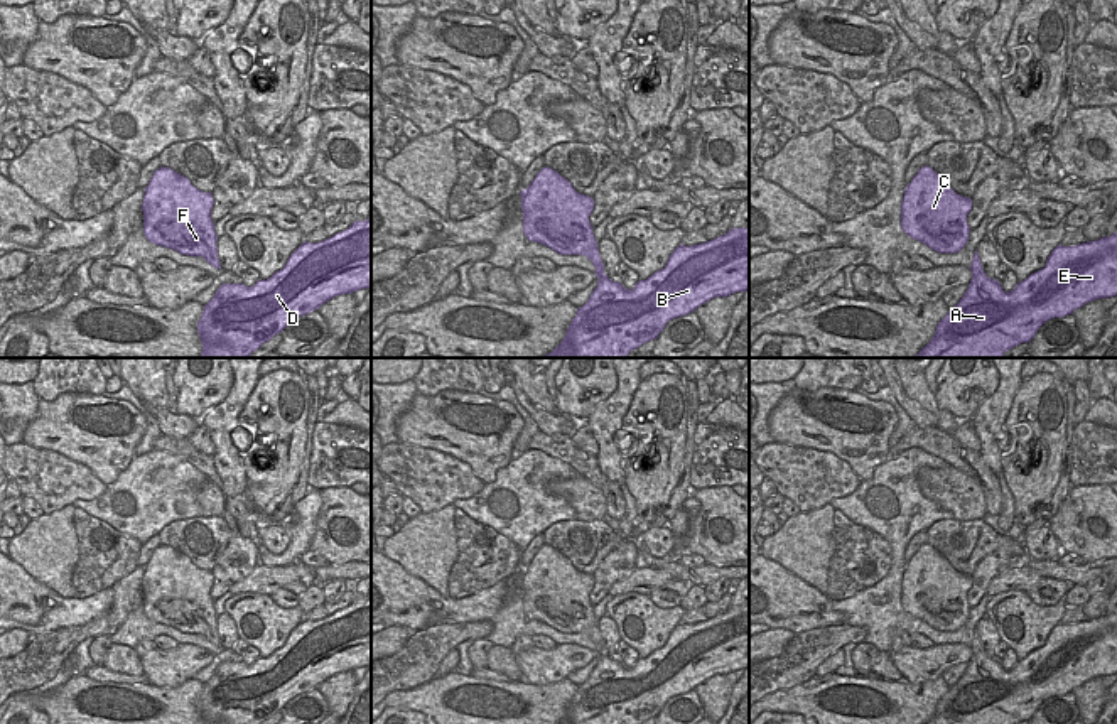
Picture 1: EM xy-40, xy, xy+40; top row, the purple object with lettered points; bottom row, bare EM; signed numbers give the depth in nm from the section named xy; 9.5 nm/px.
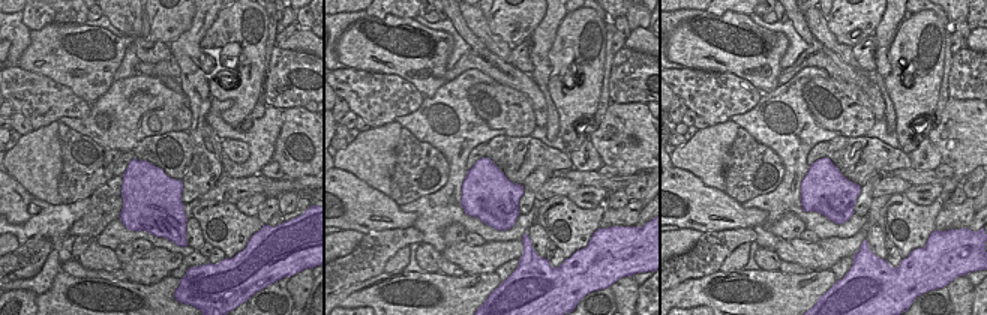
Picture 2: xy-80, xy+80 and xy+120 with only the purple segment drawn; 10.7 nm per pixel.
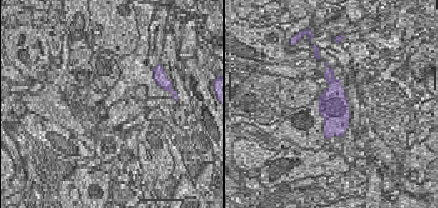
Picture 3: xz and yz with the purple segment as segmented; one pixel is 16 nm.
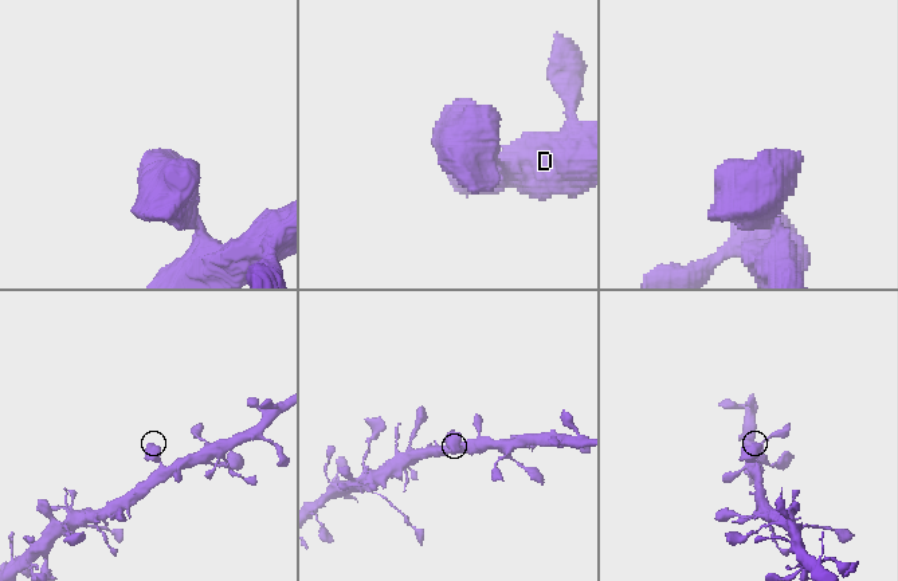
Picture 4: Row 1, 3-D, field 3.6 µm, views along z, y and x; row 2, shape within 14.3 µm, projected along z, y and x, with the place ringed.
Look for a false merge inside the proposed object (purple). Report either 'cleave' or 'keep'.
keep

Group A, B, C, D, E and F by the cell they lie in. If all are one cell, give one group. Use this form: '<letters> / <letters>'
A B C D E F

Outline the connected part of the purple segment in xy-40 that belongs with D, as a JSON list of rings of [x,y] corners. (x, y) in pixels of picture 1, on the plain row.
[[[371,597],[354,599],[348,608],[319,619],[304,619],[285,645],[253,665],[223,662],[204,683],[197,700],[202,724],[262,724],[289,700],[305,694],[336,673],[371,667]]]

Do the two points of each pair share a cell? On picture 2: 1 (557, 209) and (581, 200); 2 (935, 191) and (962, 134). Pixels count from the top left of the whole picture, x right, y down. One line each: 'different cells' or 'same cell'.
1: different cells
2: different cells

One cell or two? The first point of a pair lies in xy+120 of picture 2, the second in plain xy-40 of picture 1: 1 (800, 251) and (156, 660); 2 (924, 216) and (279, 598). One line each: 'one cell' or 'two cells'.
1: one cell
2: two cells

